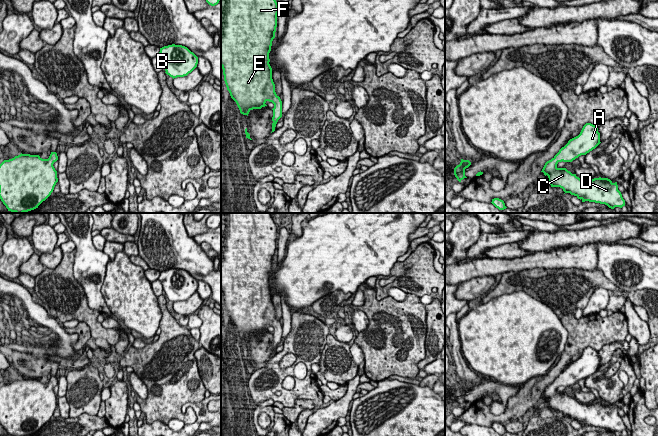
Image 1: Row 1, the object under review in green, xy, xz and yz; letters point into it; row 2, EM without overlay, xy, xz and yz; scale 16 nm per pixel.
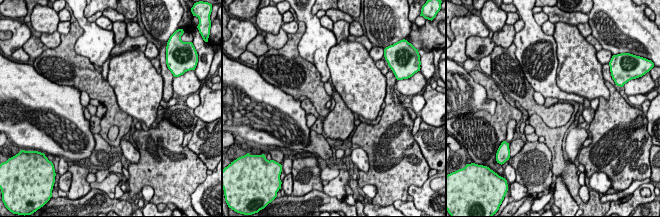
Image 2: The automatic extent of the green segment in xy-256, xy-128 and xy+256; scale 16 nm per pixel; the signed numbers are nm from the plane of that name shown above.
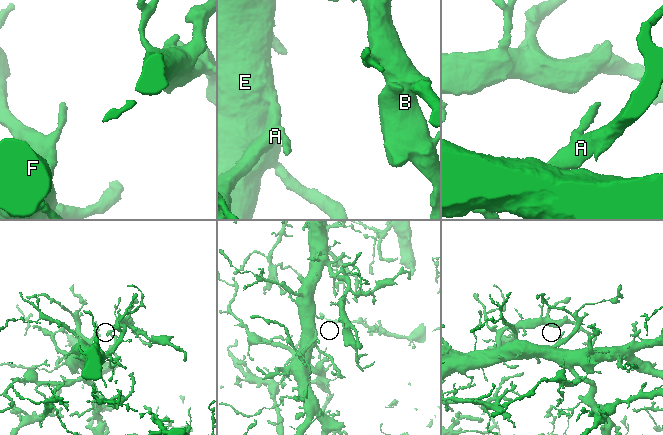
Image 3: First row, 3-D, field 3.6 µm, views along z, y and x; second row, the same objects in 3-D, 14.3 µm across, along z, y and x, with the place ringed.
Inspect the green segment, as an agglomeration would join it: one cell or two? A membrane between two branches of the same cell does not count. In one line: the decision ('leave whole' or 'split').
leave whole

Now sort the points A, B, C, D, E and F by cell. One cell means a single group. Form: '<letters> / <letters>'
A B C D E F

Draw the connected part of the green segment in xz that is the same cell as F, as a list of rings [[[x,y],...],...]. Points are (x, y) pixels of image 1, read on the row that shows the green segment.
[[[221,0],[221,67],[224,81],[231,98],[236,102],[240,113],[249,114],[253,109],[267,106],[267,101],[274,104],[272,132],[282,117],[282,101],[275,92],[269,53],[275,38],[277,27],[278,4],[276,0]]]

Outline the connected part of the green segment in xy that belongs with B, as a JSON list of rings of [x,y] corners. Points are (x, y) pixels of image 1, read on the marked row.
[[[182,45],[164,46],[158,56],[162,59],[165,73],[173,79],[187,76],[198,64],[198,57]]]

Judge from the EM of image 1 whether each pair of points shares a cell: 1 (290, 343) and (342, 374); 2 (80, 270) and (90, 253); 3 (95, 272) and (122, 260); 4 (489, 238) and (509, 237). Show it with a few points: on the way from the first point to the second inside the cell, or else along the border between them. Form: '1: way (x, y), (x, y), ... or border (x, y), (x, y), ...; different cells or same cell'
1: border (326, 338), (326, 344), (317, 363); different cells
2: way (84, 266), (88, 262), (88, 257); same cell
3: border (110, 260), (106, 266), (101, 291); different cells
4: way (494, 238), (504, 238); same cell

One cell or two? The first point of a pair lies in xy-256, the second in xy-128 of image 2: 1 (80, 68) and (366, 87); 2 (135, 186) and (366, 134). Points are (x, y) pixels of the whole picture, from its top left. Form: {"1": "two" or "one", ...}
{"1": "two", "2": "one"}

